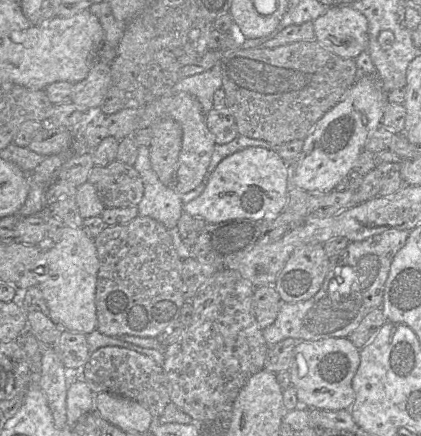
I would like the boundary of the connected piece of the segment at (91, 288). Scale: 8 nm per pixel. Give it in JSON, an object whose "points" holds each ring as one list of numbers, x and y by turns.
{"points":[[65,226,61,239,45,246,38,260,38,266,45,266,45,273,42,268,37,268,37,273,43,274,43,282,38,287,43,293,50,315,68,331,88,335,97,329,95,295,100,264,95,240,82,227]]}

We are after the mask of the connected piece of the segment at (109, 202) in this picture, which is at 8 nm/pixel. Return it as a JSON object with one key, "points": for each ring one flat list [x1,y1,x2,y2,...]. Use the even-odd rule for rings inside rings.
{"points":[[113,161,107,166,94,166,88,182,92,183,107,208,138,207,144,185,134,166]]}

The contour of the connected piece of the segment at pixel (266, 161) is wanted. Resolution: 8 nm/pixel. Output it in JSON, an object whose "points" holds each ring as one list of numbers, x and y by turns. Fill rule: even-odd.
{"points":[[248,147,227,156,217,165,203,192,183,205,183,213,202,217,207,223,231,219,264,221,285,209,290,187,289,163,275,151]]}

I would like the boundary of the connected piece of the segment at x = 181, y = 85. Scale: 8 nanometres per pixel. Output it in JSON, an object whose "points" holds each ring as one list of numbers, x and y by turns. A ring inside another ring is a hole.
{"points":[[220,61,206,72,181,79,166,95,174,95,181,92,191,94,199,101,202,111,206,114,214,108,213,95,221,87,222,68]]}

